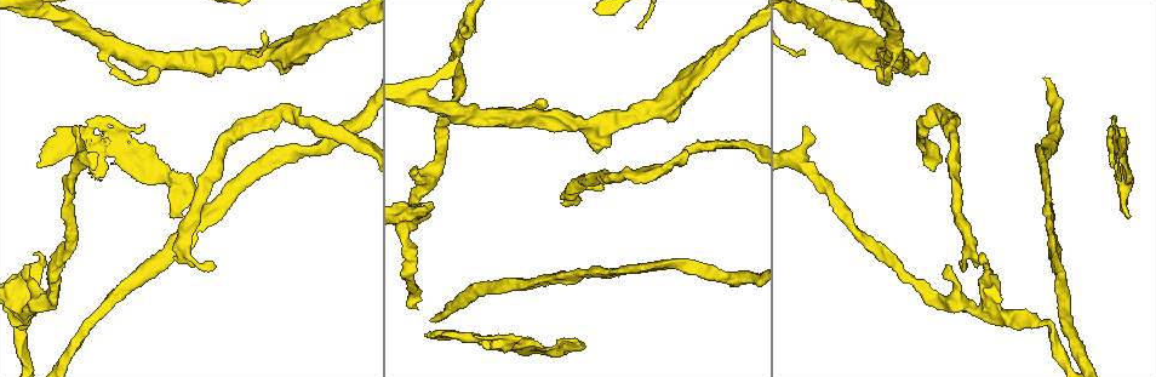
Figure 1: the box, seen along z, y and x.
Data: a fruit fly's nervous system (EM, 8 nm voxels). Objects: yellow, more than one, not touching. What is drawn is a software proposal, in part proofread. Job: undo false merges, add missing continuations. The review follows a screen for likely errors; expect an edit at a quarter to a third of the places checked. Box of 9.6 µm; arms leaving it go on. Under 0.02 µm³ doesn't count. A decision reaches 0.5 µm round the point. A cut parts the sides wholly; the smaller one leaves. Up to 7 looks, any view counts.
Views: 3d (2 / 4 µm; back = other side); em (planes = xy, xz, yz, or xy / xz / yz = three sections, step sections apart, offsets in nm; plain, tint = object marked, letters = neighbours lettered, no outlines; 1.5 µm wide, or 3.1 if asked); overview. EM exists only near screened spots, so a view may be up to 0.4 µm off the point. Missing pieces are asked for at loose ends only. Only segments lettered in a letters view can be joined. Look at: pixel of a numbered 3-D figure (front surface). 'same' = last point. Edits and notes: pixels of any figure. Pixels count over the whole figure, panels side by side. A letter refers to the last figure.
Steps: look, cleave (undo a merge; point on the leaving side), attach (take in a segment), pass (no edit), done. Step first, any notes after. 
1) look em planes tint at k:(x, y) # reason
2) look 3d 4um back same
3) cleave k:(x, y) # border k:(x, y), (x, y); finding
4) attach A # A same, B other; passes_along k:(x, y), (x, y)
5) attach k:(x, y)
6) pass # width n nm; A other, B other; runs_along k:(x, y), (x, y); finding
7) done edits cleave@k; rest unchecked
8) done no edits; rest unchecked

look 3d 2um back at 1:(1127, 218) # free end

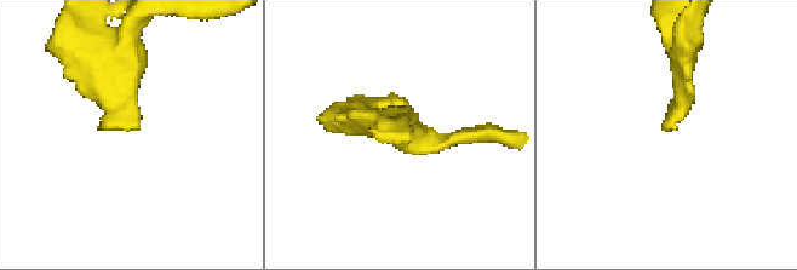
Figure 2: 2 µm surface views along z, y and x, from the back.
look em planes letters at 2:(100, 130)

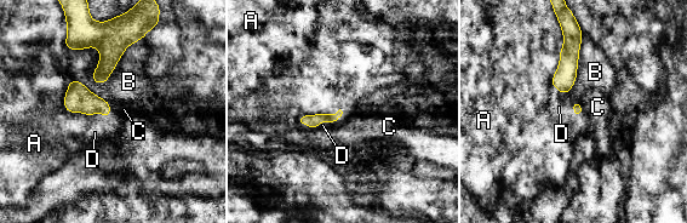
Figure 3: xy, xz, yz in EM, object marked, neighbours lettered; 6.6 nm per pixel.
attach D # A other, B other, C other, D same; passes_along 3:(313, 121), (325, 121), (322, 125); it goes on there

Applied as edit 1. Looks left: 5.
look em xz step 8 tint at 1:(411, 270) # sharp bend

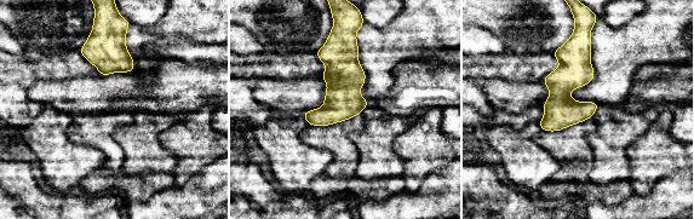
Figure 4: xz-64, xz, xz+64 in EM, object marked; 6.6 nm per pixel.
look em planes letters same # cut it another way

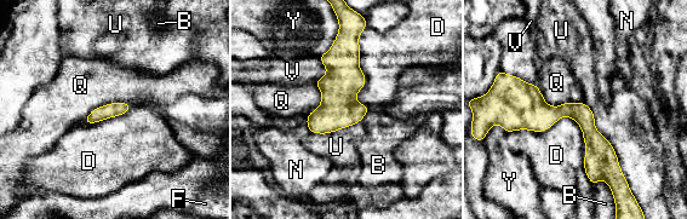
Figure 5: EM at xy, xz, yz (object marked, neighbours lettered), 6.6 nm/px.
pass # B other, D other, F other, N other, Q other, U other, V other, Y other; runs_along 5:(507, 107), (573, 111), (618, 173); continuous, no second neuron

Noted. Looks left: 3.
look em yz step 4 tint at 1:(28, 265) # free end

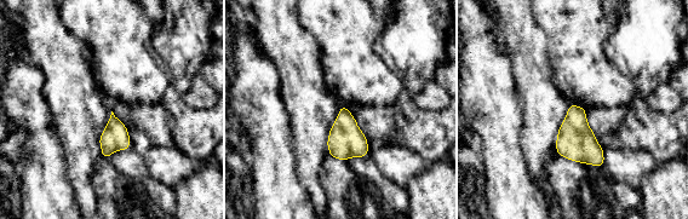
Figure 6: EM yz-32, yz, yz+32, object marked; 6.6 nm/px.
look em planes letters same # another direction

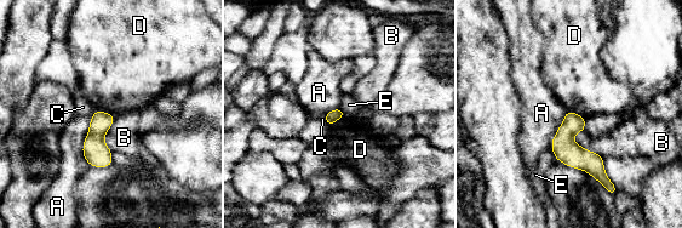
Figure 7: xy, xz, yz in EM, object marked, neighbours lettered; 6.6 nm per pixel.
pass # A other, B other, C other, D other, E other; border 7:(96, 109), (115, 115); no lettered segment goes on from it

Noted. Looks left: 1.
done edits attach@3; rest unchecked

